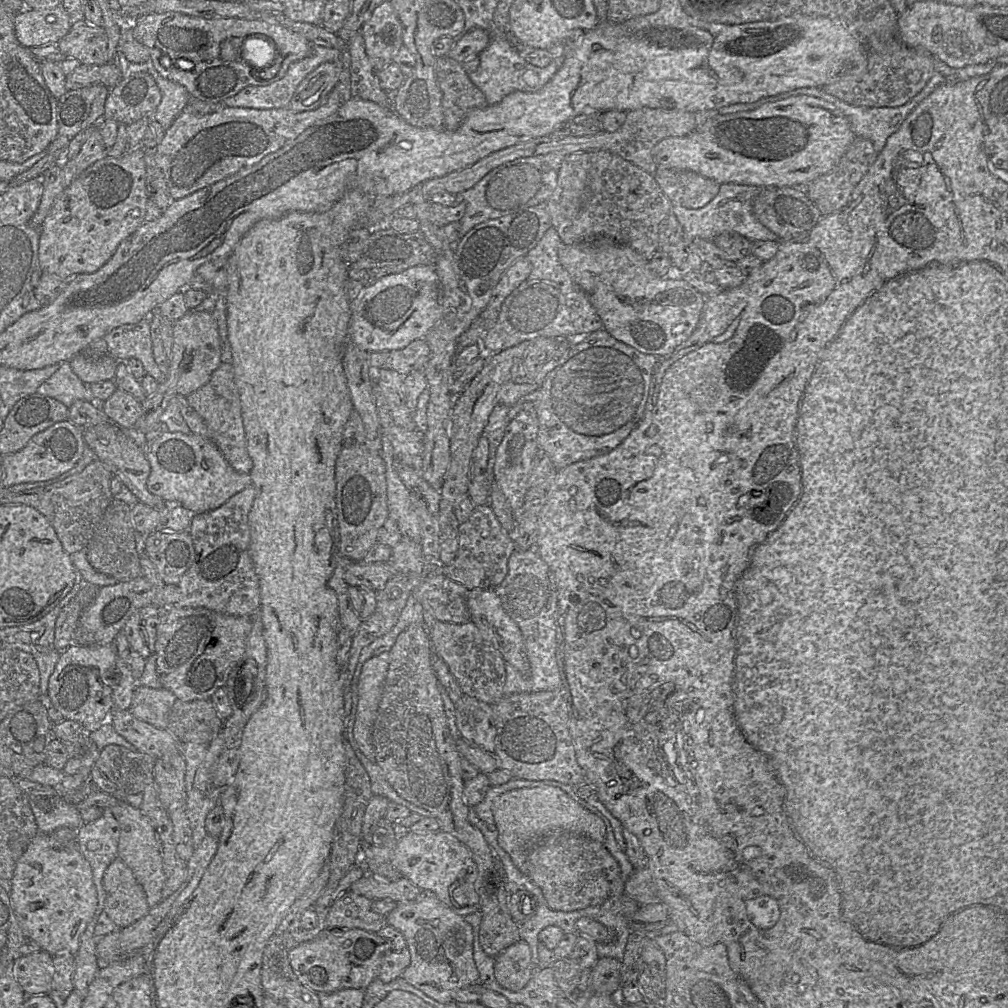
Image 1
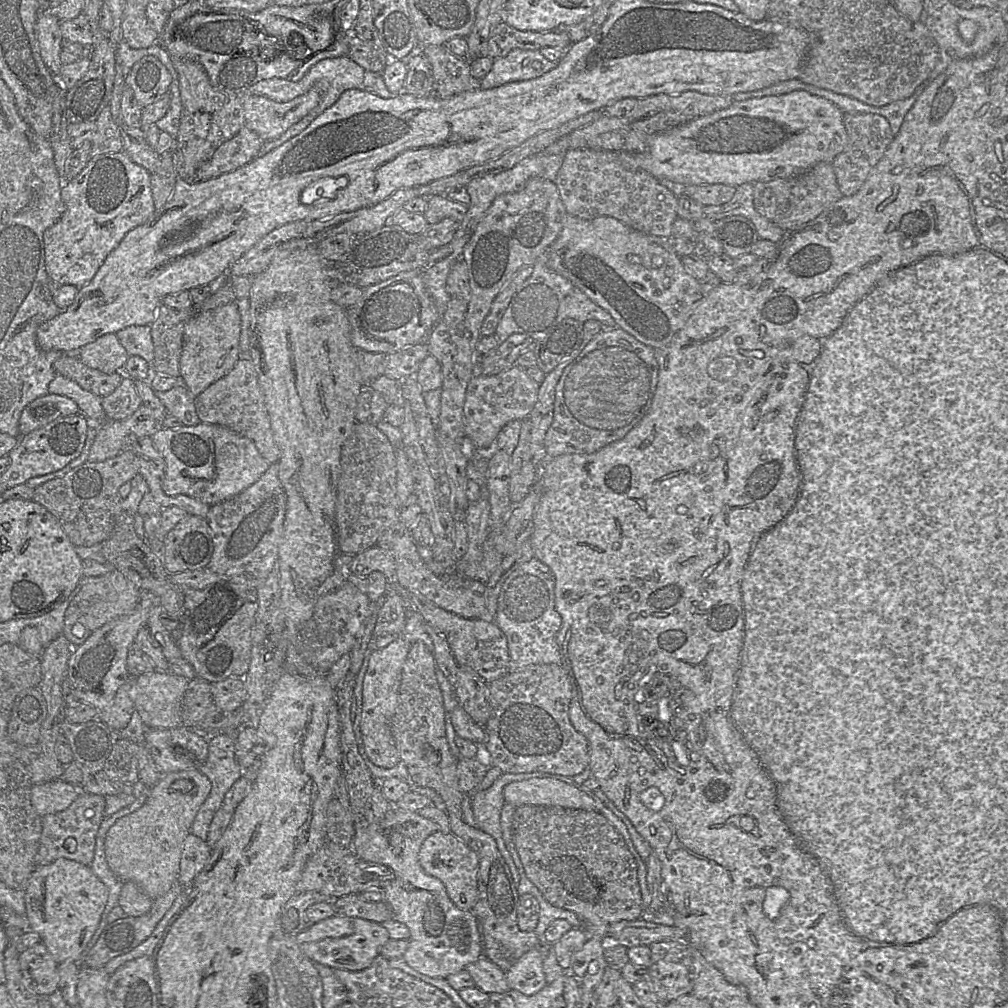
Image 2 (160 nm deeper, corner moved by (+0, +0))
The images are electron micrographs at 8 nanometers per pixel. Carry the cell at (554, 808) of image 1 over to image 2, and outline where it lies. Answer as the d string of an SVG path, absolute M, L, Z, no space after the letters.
M530 778L521 781L514 781L507 784L503 791L505 803L518 808L524 804L543 805L543 806L559 806L566 809L594 811L603 815L625 840L630 852L634 851L630 836L625 826L620 823L620 818L616 818L612 811L595 795L593 791L578 784L577 787L555 778Z

